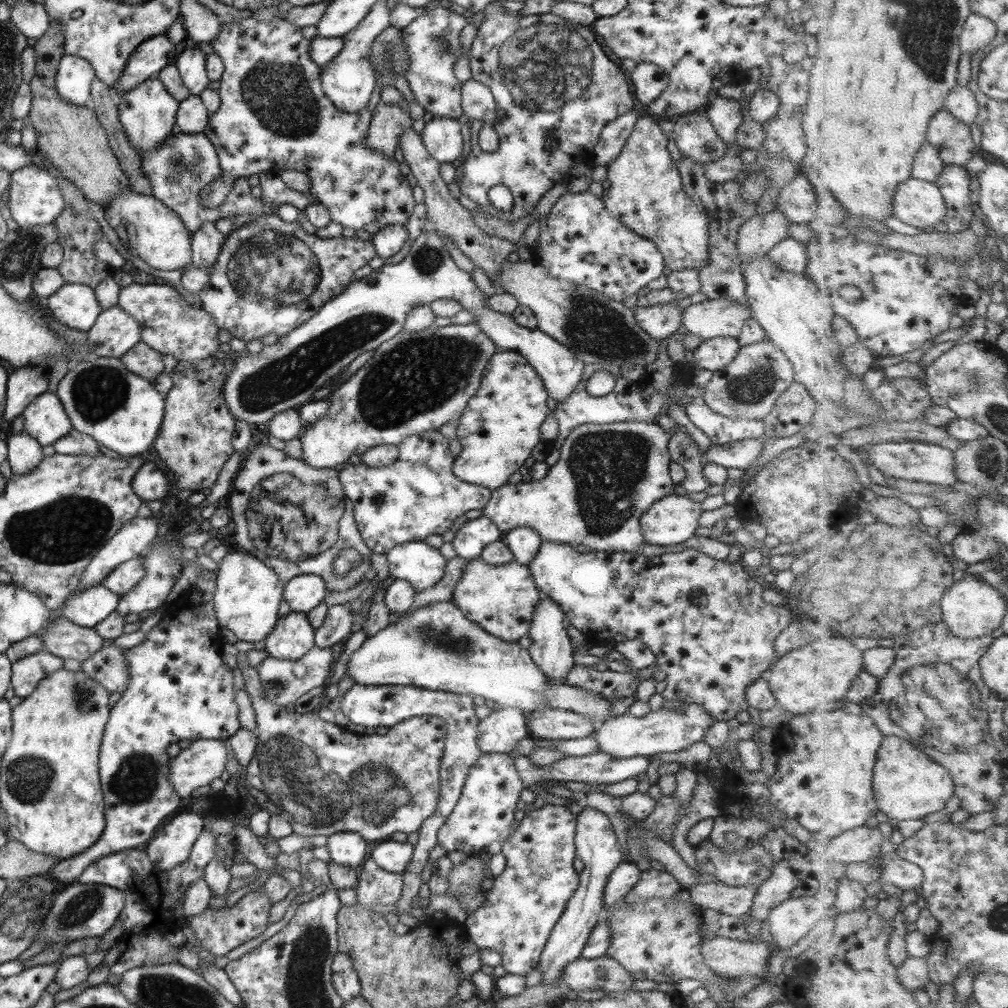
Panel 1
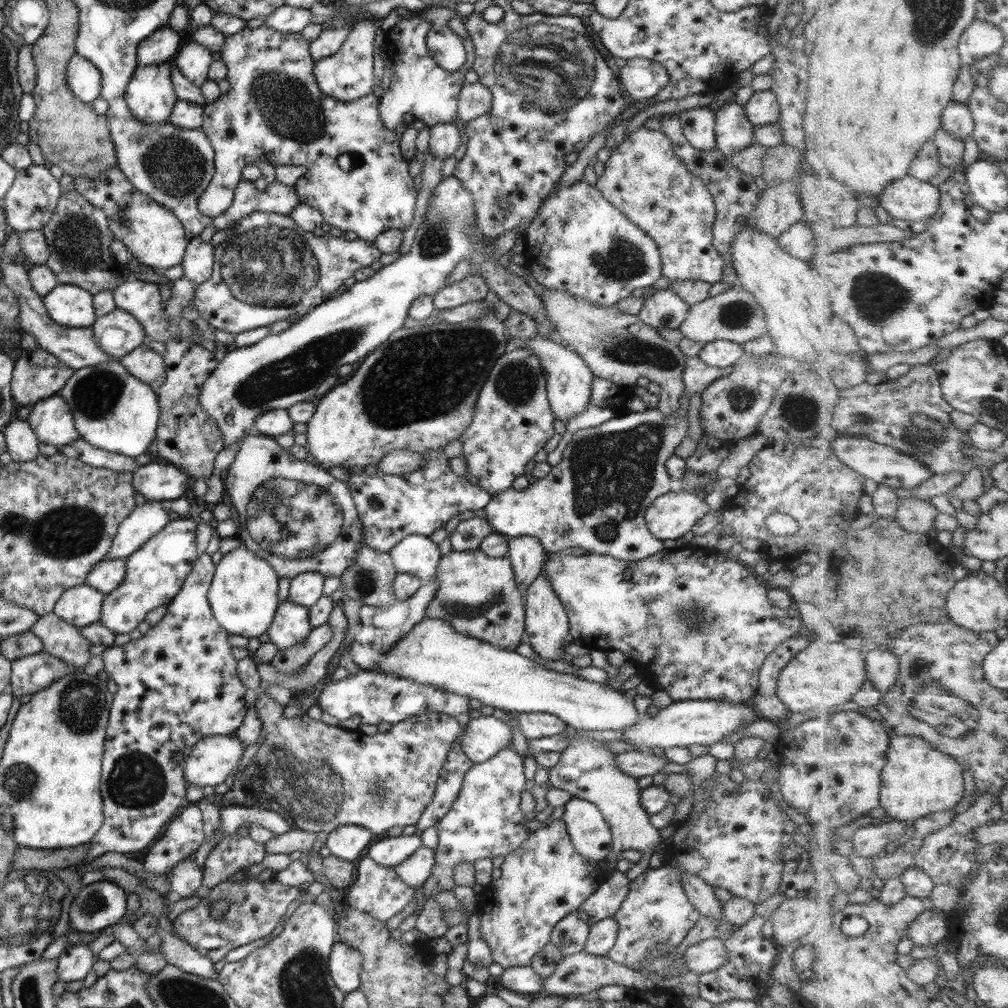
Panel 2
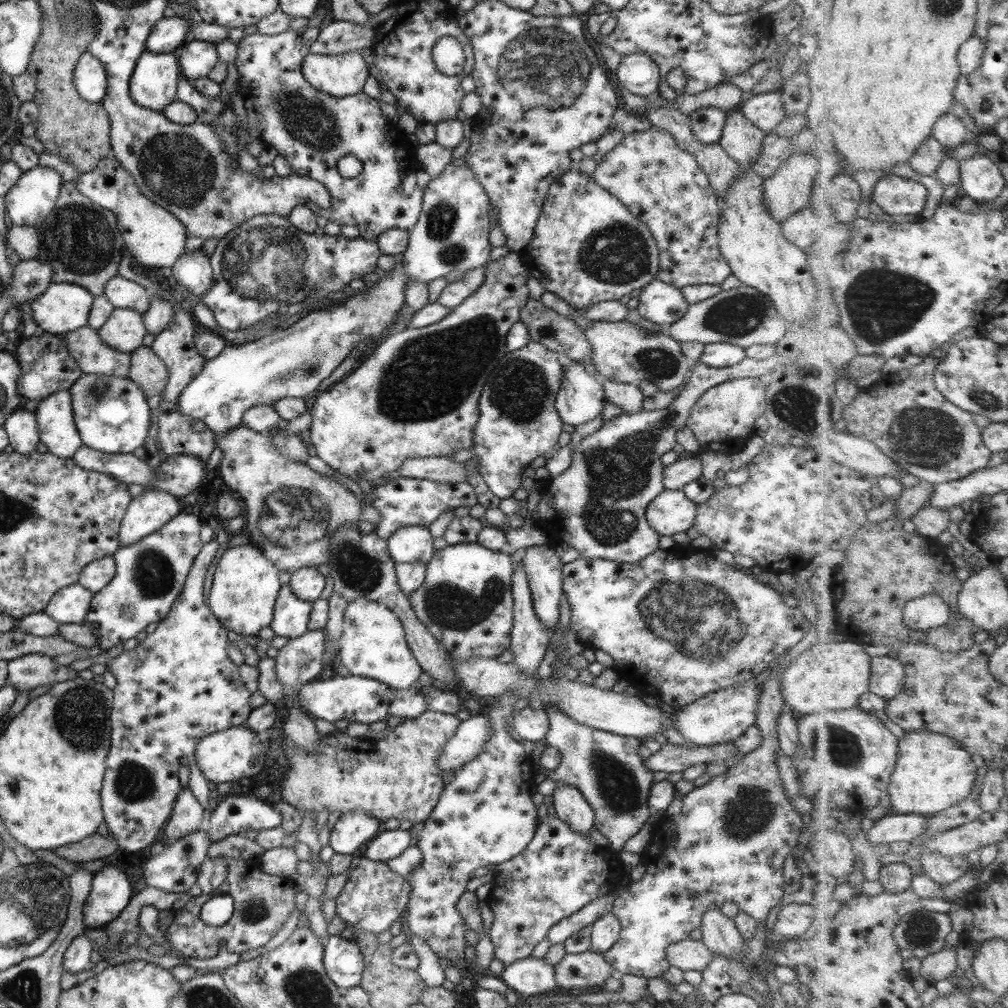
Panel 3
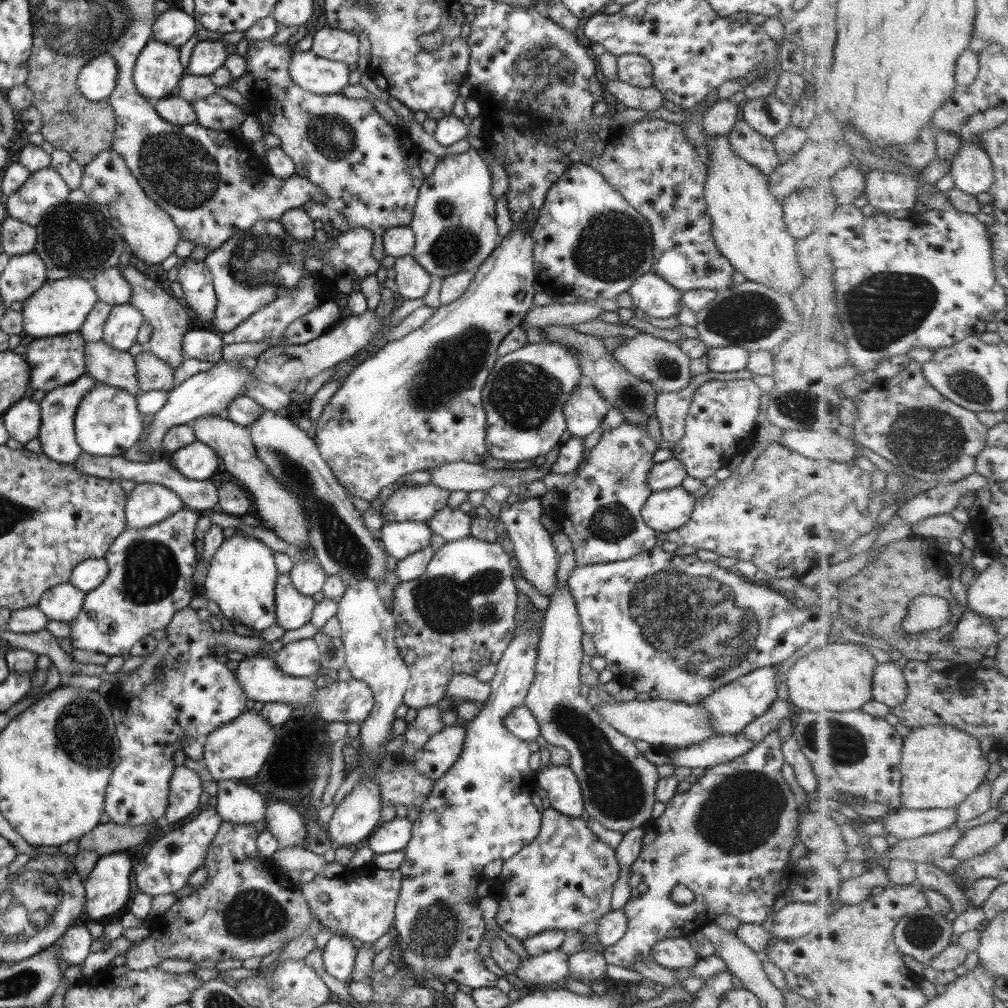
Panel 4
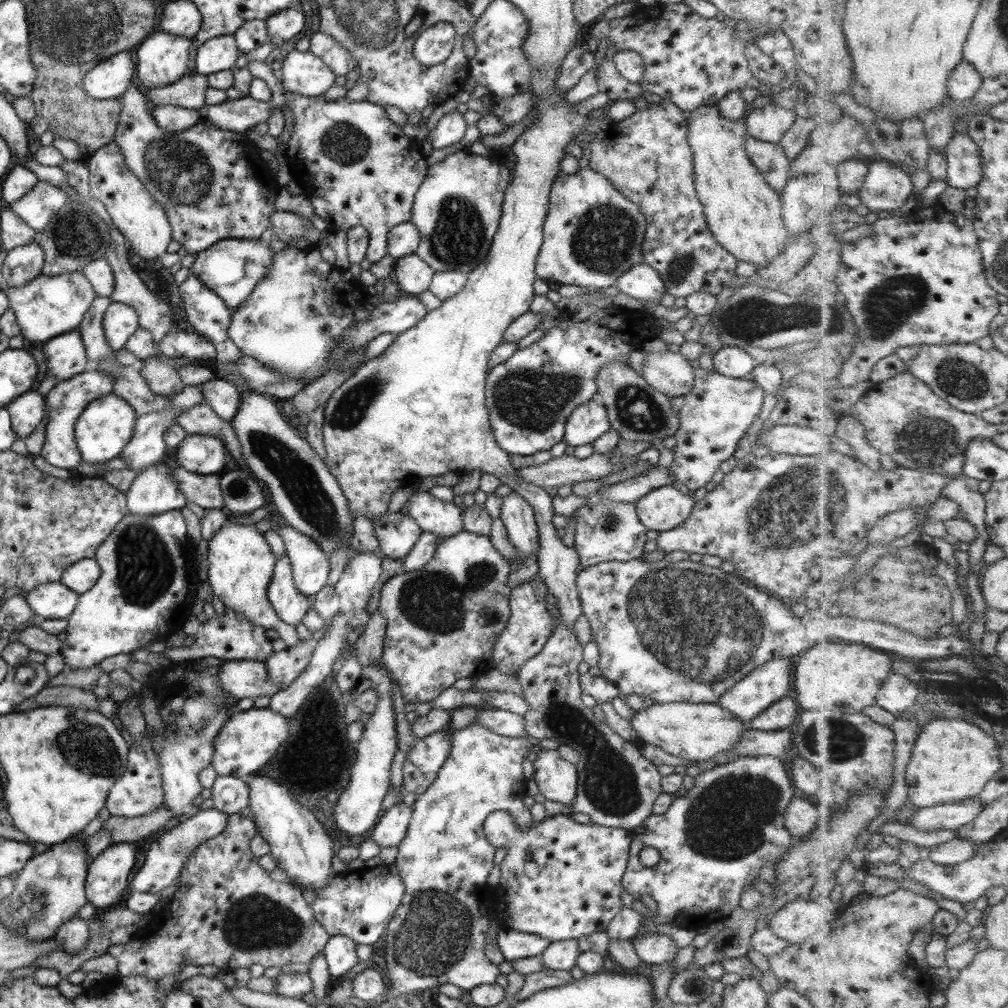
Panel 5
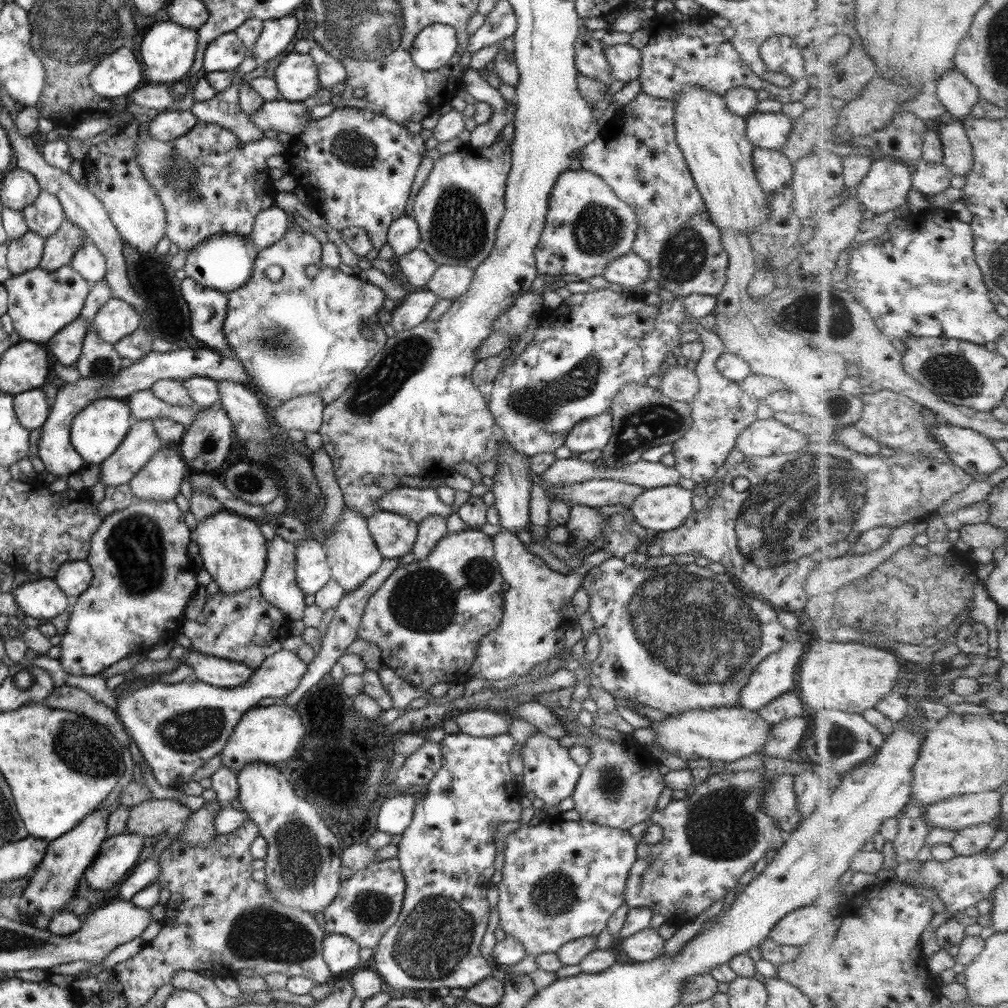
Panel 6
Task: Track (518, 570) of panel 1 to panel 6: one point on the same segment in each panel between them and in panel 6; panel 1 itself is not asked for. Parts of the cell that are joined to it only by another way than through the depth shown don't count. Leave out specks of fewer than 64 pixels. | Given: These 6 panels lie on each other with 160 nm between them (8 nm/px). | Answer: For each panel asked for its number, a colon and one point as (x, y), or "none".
2: (475, 594)
3: (464, 601)
4: (457, 616)
5: (441, 620)
6: (427, 617)

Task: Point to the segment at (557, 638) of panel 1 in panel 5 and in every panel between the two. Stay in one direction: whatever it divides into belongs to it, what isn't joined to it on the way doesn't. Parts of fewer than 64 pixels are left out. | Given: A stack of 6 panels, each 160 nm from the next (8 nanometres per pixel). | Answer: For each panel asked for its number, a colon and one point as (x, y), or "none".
2: (546, 624)
3: (543, 570)
4: (537, 559)
5: (516, 515)

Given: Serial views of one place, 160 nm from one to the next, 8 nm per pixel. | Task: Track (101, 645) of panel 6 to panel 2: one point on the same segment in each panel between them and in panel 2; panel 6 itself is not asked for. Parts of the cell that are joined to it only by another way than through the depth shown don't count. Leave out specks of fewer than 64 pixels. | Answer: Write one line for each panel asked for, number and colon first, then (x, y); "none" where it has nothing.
2: (153, 573)
3: (150, 572)
4: (148, 580)
5: (147, 582)

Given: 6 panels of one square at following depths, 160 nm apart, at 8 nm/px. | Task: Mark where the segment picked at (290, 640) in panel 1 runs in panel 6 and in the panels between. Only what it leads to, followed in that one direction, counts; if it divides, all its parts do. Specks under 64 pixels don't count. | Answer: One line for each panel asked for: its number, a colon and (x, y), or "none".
2: (290, 625)
3: (290, 617)
4: (292, 610)
5: (289, 605)
6: (277, 584)

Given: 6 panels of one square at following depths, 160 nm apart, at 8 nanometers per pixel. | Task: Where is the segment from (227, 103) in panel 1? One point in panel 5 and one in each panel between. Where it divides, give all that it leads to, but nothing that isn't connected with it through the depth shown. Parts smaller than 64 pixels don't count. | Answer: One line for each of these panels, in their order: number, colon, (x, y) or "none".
2: (274, 112)
3: (311, 130)
4: (342, 145)
5: (356, 167)

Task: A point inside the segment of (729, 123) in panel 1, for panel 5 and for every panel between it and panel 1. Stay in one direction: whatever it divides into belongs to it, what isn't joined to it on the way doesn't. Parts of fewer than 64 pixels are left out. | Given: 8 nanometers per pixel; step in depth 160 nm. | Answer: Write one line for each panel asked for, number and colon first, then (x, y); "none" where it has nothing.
2: (733, 132)
3: (741, 141)
4: (751, 147)
5: (768, 159)

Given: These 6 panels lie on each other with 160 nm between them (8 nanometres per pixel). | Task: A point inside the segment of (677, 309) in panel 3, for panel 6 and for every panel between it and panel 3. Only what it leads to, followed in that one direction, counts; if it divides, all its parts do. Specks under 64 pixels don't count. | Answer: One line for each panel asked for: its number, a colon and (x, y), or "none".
4: (649, 293)
5: (640, 282)
6: (629, 271)

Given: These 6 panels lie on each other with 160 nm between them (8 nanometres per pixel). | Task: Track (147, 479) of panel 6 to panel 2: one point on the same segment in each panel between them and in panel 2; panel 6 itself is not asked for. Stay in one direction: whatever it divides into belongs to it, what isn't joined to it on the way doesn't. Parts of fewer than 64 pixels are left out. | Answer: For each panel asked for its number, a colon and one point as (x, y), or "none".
2: (145, 520)
3: (145, 513)
4: (148, 503)
5: (153, 491)

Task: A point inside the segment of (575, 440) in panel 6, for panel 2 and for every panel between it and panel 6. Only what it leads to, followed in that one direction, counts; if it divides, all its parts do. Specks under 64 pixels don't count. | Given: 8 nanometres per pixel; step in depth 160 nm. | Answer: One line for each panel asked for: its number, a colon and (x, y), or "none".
2: (568, 379)
3: (580, 398)
4: (584, 410)
5: (588, 421)

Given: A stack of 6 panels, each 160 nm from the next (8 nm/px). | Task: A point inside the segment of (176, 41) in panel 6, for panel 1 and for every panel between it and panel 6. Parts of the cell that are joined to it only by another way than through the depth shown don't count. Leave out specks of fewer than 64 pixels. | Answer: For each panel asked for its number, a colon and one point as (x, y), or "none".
1: (146, 112)
2: (149, 94)
3: (153, 82)
4: (156, 72)
5: (162, 58)

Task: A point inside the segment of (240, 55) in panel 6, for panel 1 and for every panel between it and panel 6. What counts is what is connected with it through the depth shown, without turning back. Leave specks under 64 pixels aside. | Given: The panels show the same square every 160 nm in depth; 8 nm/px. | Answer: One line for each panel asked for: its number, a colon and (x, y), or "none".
1: (190, 63)
2: (192, 60)
3: (196, 58)
4: (207, 55)
5: (219, 53)

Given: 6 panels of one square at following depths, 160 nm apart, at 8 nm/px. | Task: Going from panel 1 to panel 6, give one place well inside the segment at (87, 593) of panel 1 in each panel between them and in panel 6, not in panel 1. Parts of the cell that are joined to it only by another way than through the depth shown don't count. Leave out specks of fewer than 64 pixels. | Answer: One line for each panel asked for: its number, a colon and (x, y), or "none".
2: (80, 605)
3: (68, 605)
4: (61, 603)
5: (51, 601)
6: (40, 599)

